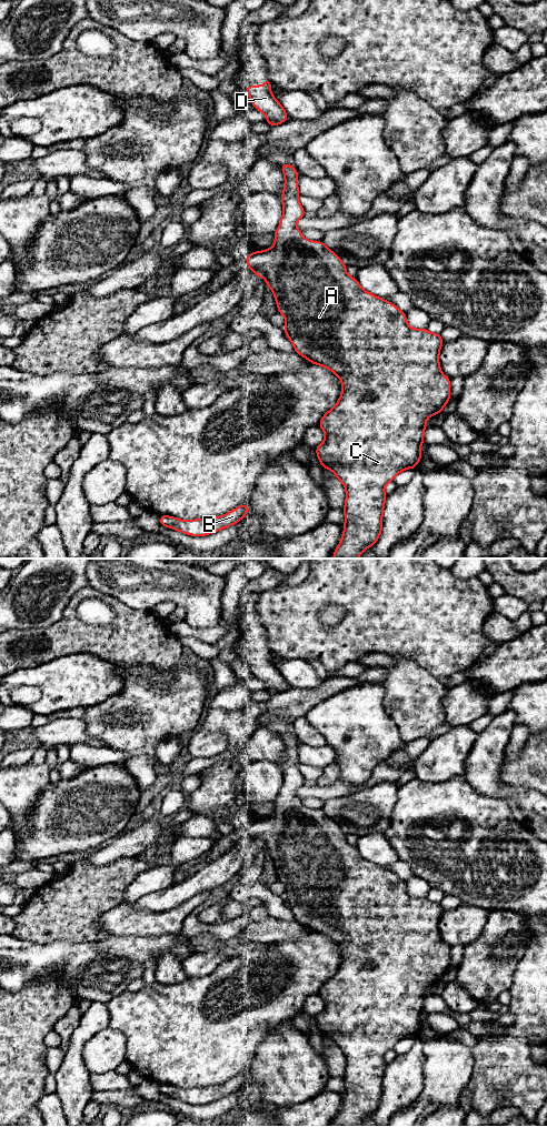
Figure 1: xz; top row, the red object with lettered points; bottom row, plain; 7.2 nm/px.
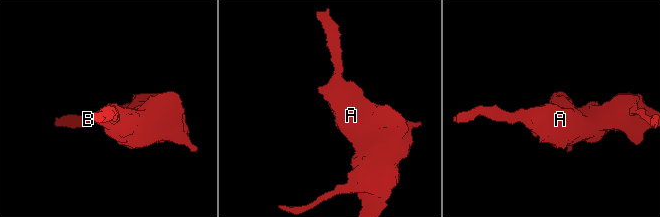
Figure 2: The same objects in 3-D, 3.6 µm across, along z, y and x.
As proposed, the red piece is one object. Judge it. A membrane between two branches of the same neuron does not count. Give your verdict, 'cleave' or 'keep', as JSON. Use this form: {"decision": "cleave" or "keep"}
{"decision": "keep"}

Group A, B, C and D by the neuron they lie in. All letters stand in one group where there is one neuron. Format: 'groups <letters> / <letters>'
groups A B C D

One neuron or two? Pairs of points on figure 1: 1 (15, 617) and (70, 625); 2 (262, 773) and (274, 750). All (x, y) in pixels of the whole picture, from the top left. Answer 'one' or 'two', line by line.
1: two
2: two

